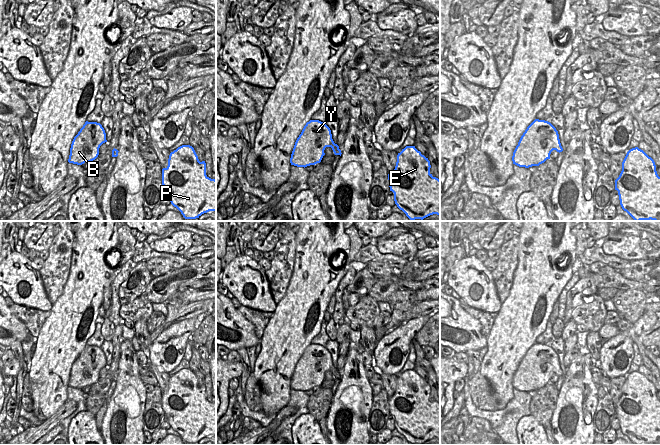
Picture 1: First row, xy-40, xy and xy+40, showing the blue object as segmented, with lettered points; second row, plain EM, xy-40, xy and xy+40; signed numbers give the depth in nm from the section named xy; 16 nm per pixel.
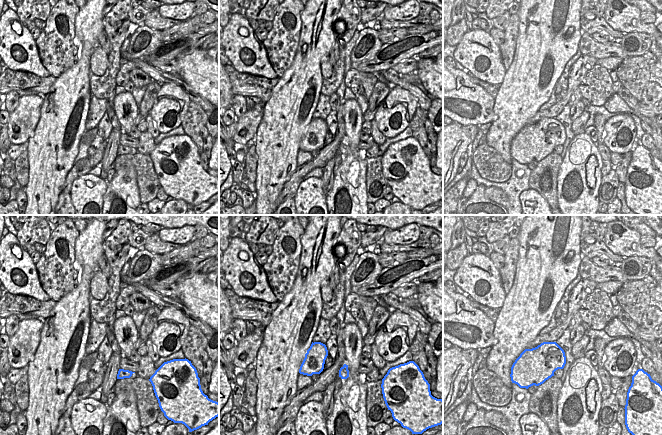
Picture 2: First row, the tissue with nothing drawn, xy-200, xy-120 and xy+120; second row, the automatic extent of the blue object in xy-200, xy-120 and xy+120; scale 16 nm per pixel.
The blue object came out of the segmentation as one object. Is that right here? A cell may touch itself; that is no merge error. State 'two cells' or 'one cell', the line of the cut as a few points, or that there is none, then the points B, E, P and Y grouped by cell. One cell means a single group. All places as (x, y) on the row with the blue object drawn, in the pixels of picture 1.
one cell | no cut | B E P Y

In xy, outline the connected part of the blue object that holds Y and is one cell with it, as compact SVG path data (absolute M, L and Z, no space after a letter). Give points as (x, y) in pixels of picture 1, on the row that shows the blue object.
M310 120L295 142L290 163L304 168L320 163L326 147L331 147L335 155L341 156L341 150L334 143L330 128L324 122Z

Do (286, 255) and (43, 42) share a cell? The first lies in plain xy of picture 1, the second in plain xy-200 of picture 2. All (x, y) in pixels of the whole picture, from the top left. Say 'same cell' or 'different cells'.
same cell

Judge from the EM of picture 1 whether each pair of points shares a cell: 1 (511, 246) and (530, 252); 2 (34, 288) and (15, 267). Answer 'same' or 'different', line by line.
1: different
2: same

